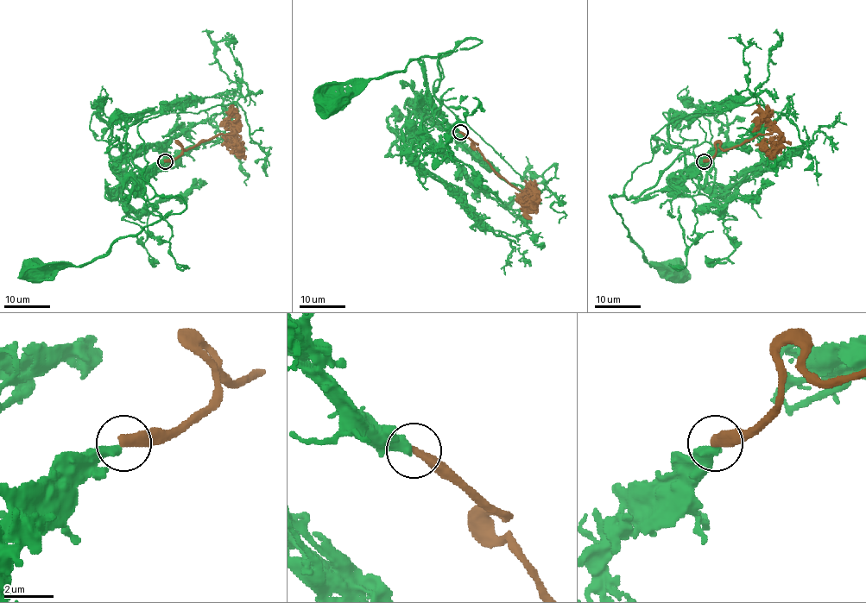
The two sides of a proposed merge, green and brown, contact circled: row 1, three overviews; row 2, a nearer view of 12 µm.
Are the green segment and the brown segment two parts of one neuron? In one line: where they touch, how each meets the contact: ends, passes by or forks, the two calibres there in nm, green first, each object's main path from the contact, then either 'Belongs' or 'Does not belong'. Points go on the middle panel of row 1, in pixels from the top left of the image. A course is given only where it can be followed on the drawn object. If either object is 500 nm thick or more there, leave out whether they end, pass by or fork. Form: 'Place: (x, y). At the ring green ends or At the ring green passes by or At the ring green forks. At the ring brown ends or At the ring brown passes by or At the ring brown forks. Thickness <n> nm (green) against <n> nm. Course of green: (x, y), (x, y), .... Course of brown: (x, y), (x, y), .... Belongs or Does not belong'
Place: (460, 132). At the ring green ends. At the ring brown ends. Thickness 420 nm (green) against 400 nm. Course of green: (459, 132), (434, 114), (422, 118), (438, 60), (475, 38), (331, 106). Course of brown: (459, 132), (477, 143), (475, 147), (486, 161), (527, 196), (525, 201), (521, 195), (533, 188), (534, 180). Does not belong

